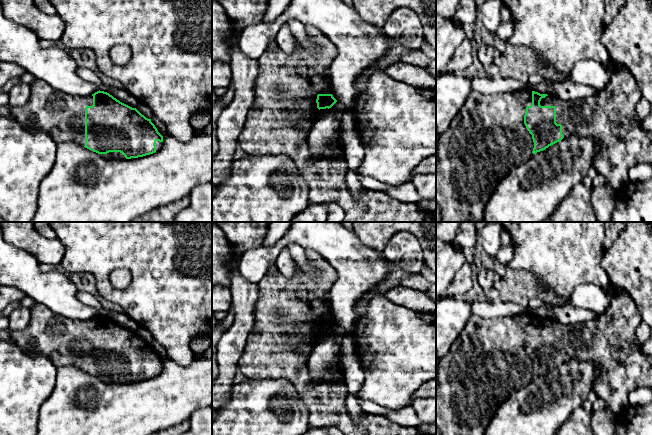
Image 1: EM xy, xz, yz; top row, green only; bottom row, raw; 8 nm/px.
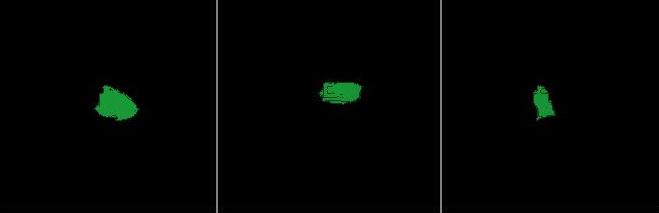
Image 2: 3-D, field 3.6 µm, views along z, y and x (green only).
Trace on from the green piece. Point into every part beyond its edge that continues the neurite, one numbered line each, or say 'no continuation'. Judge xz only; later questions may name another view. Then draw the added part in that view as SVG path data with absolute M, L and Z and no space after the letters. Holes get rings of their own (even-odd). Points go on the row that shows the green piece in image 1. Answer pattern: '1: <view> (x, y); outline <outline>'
1: xz (284, 79); outline M306 27L306 31L311 35L312 42L315 43L315 51L308 52L296 40L297 47L293 53L288 54L278 48L274 52L265 51L258 58L259 75L255 81L255 97L251 108L247 114L245 124L238 136L238 145L251 156L263 155L286 155L294 164L300 168L300 173L308 184L308 201L312 203L334 202L344 211L342 222L436 222L432 212L422 210L415 203L400 202L390 197L383 191L366 190L360 195L352 195L347 187L347 172L349 168L344 160L345 147L340 135L340 130L334 136L333 142L323 148L322 153L315 160L311 159L309 151L308 136L304 132L293 127L292 120L296 118L294 111L298 108L298 101L305 98L313 99L316 103L318 94L332 94L329 78L329 66L337 55L336 46L320 31L315 28ZM315 104L317 115L315 121L326 109L318 109Z

